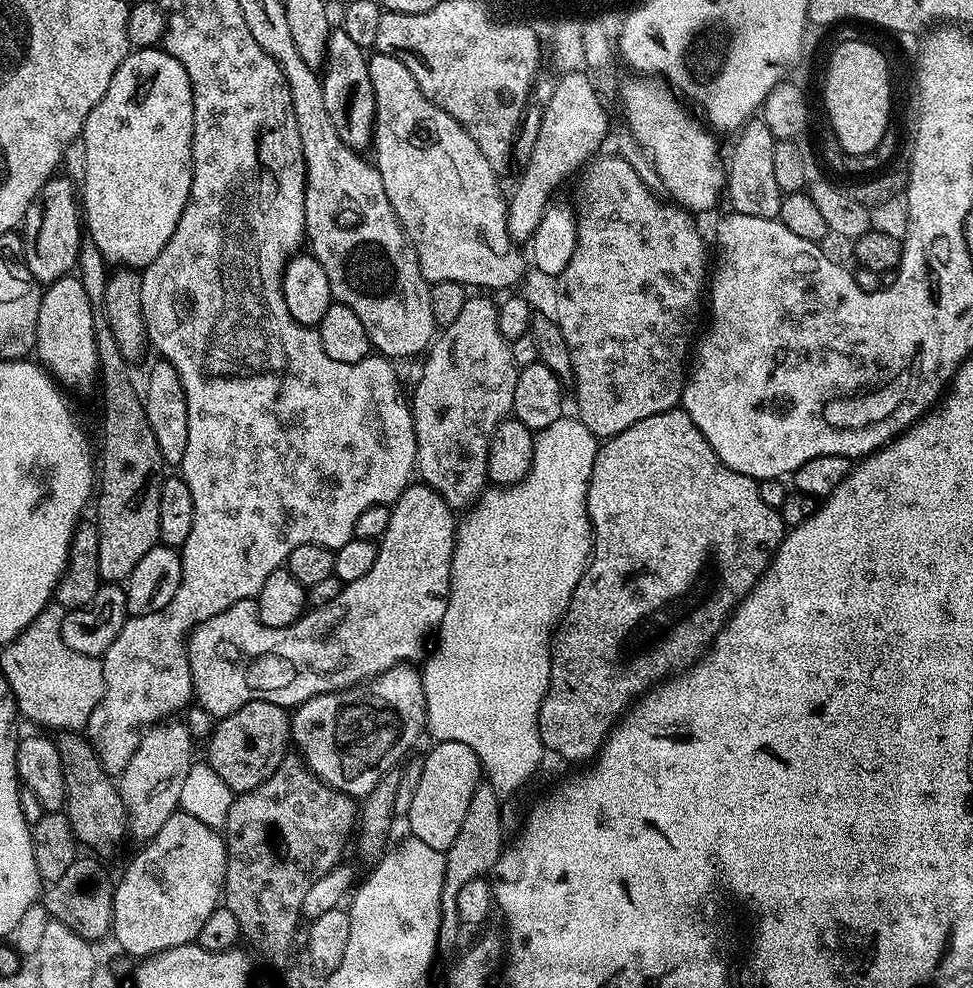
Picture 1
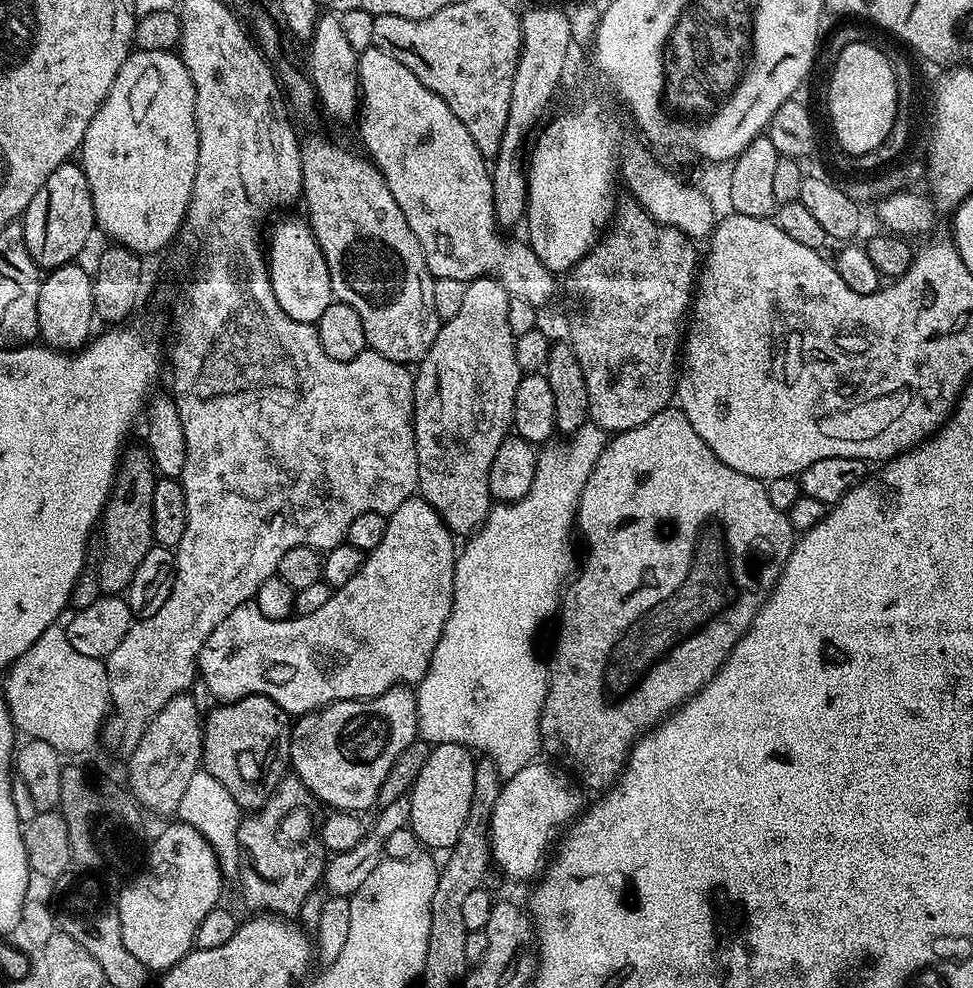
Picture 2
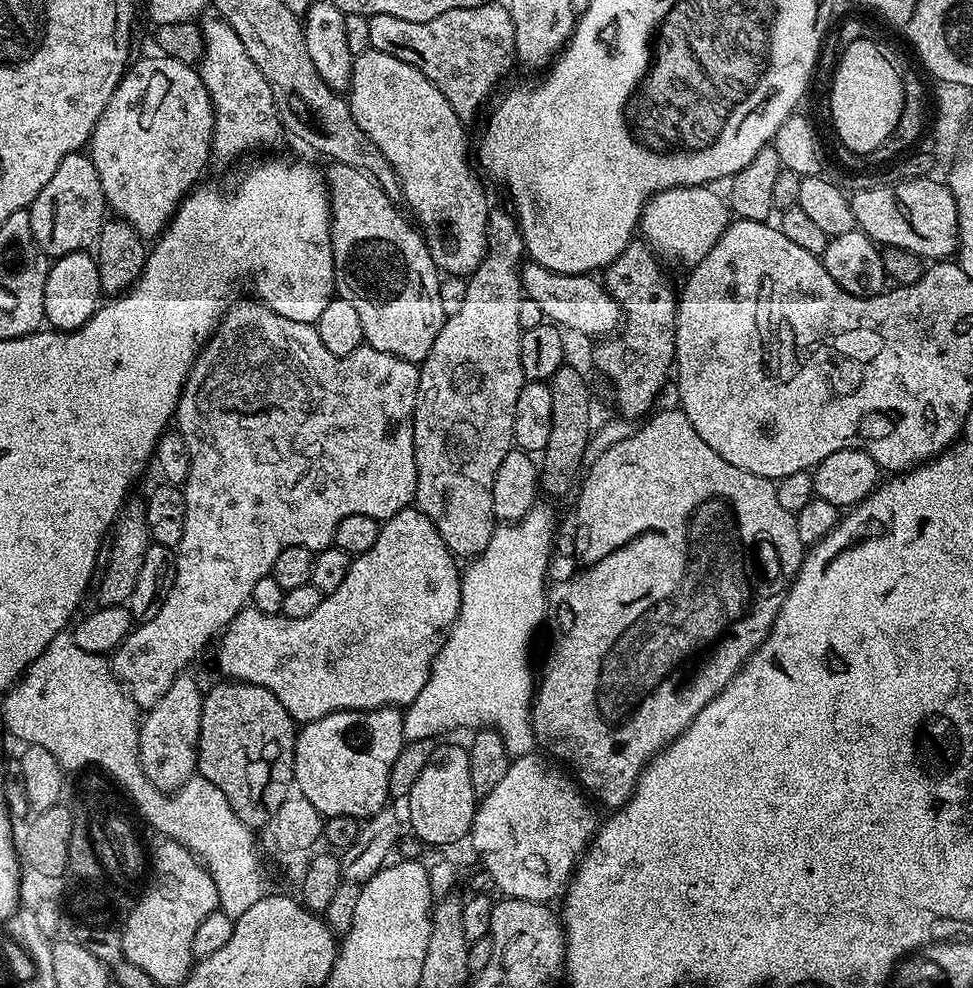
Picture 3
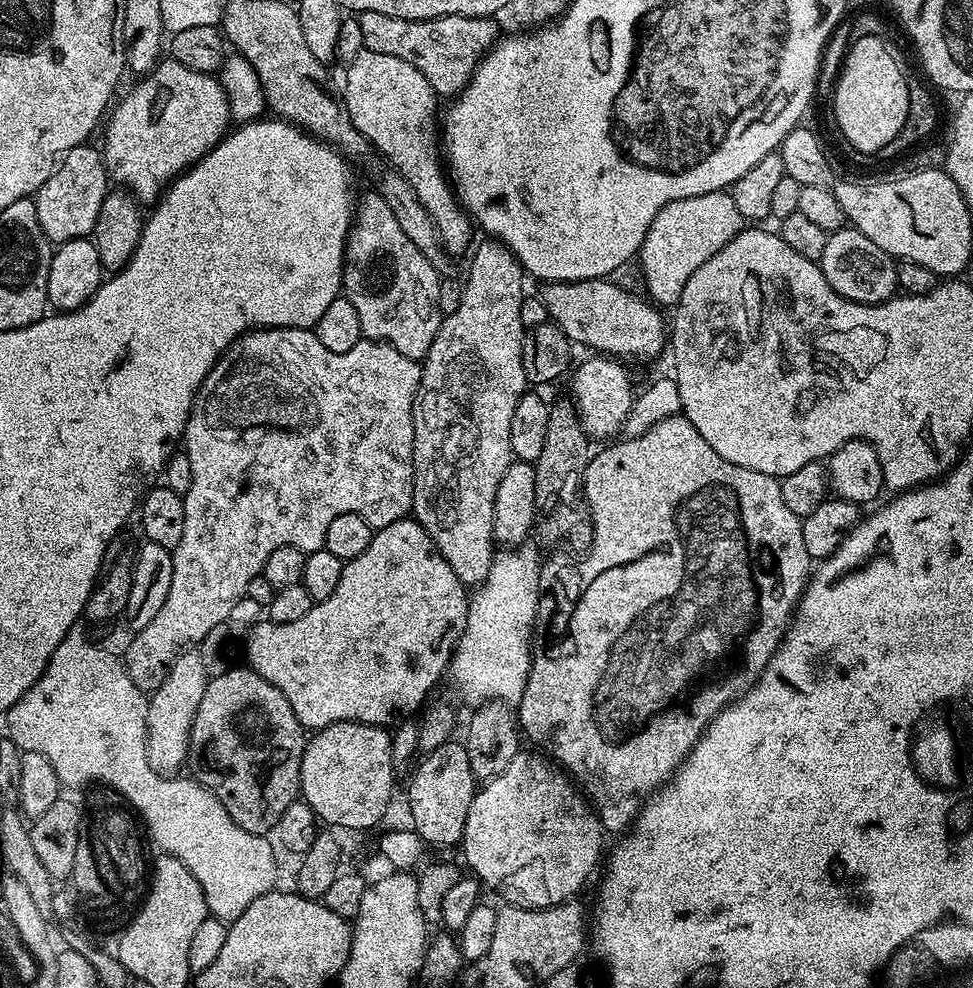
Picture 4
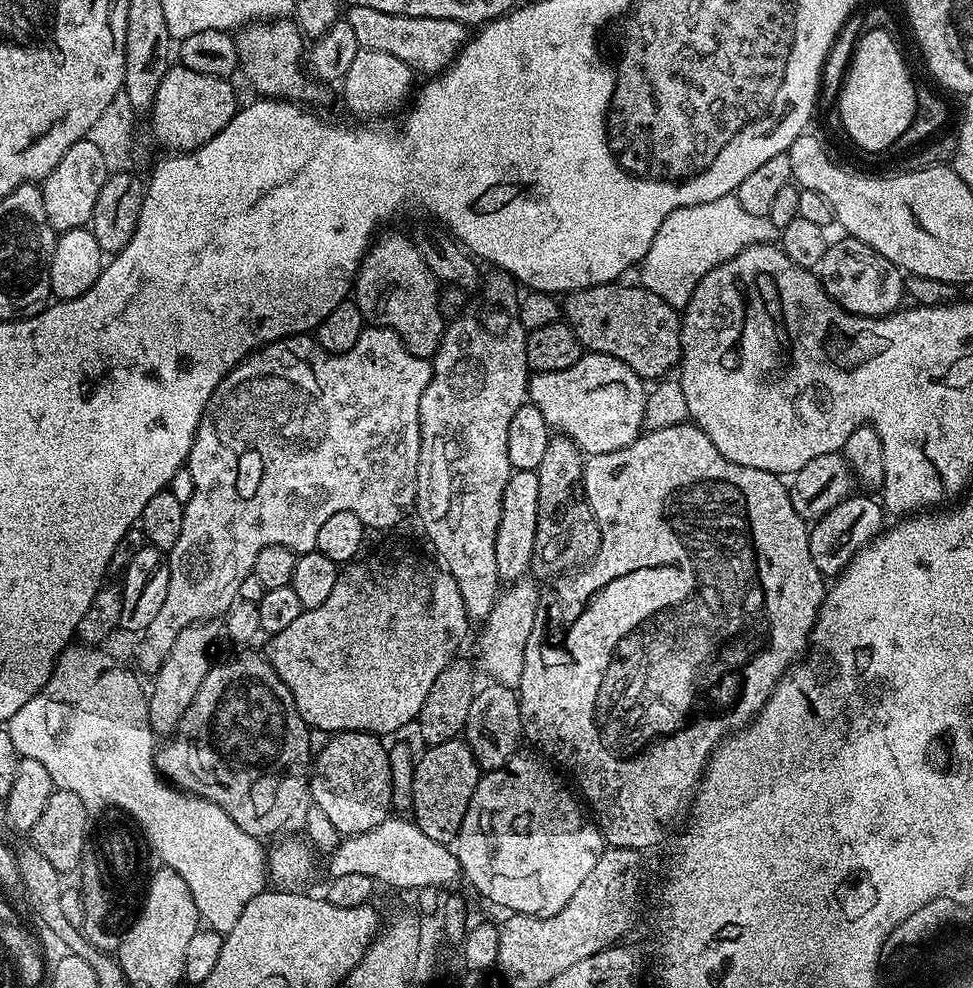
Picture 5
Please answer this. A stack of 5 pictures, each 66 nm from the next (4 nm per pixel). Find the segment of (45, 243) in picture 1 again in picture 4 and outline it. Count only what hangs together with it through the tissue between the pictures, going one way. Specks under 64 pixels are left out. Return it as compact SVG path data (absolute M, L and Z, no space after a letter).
M85 142L65 152L50 178L35 193L38 222L53 245L91 237L98 222L98 210L102 210L102 202L108 197L110 177L104 164L104 153L99 147L91 148L90 145Z

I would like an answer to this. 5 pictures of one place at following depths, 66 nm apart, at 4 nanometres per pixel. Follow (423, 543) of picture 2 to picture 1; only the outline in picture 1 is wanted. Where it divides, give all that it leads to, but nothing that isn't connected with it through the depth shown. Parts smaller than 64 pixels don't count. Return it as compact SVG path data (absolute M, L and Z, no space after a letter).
M423 482L409 484L391 509L390 526L378 541L374 566L362 578L343 585L334 602L305 611L290 626L275 628L262 623L255 599L239 600L193 630L188 638L188 657L198 704L200 700L201 706L215 718L234 714L234 710L252 700L274 702L279 708L292 710L318 694L355 688L400 664L411 665L416 662L412 660L425 659L424 639L439 629L442 614L446 614L458 520L452 517L454 509Z

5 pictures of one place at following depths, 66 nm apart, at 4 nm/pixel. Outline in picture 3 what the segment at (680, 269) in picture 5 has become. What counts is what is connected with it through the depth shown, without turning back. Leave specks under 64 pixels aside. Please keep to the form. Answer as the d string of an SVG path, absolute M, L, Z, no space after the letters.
M703 184L667 188L648 199L640 215L638 232L657 257L691 266L702 262L702 258L714 250L714 242L722 238L730 223L730 209L725 197L721 193L719 196L714 189Z

